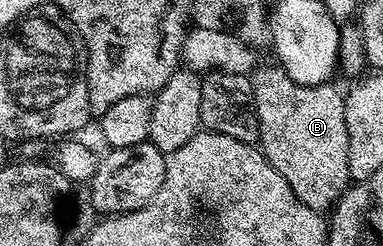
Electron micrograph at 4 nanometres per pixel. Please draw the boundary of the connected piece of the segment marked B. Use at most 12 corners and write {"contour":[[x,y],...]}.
{"contour":[[250,76],[258,147],[303,204],[352,180],[345,93]]}

